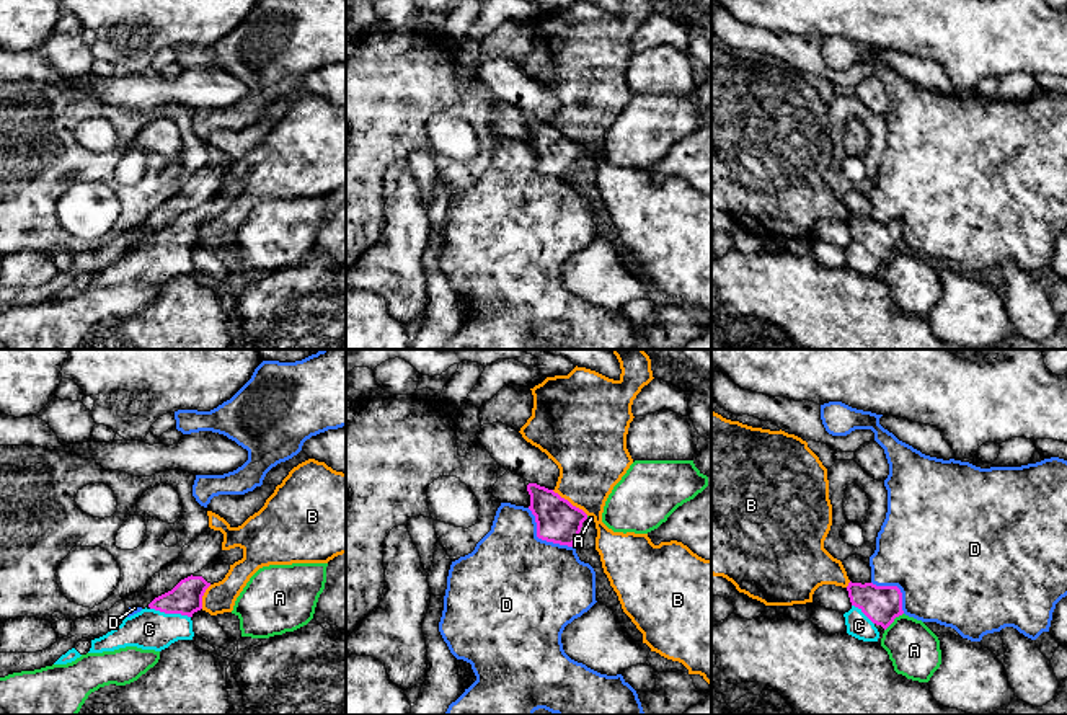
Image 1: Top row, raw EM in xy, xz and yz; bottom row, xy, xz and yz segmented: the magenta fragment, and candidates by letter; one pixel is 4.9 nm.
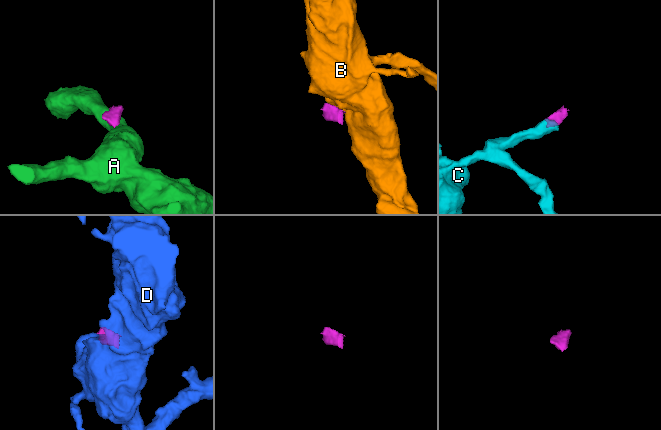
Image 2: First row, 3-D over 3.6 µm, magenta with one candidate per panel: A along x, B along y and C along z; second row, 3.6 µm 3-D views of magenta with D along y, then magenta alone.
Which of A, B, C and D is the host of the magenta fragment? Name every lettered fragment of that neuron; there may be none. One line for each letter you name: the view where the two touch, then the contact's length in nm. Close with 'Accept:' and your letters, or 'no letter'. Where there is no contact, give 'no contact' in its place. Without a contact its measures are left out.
C: contact in xy; length 200 nm
Accept: C

